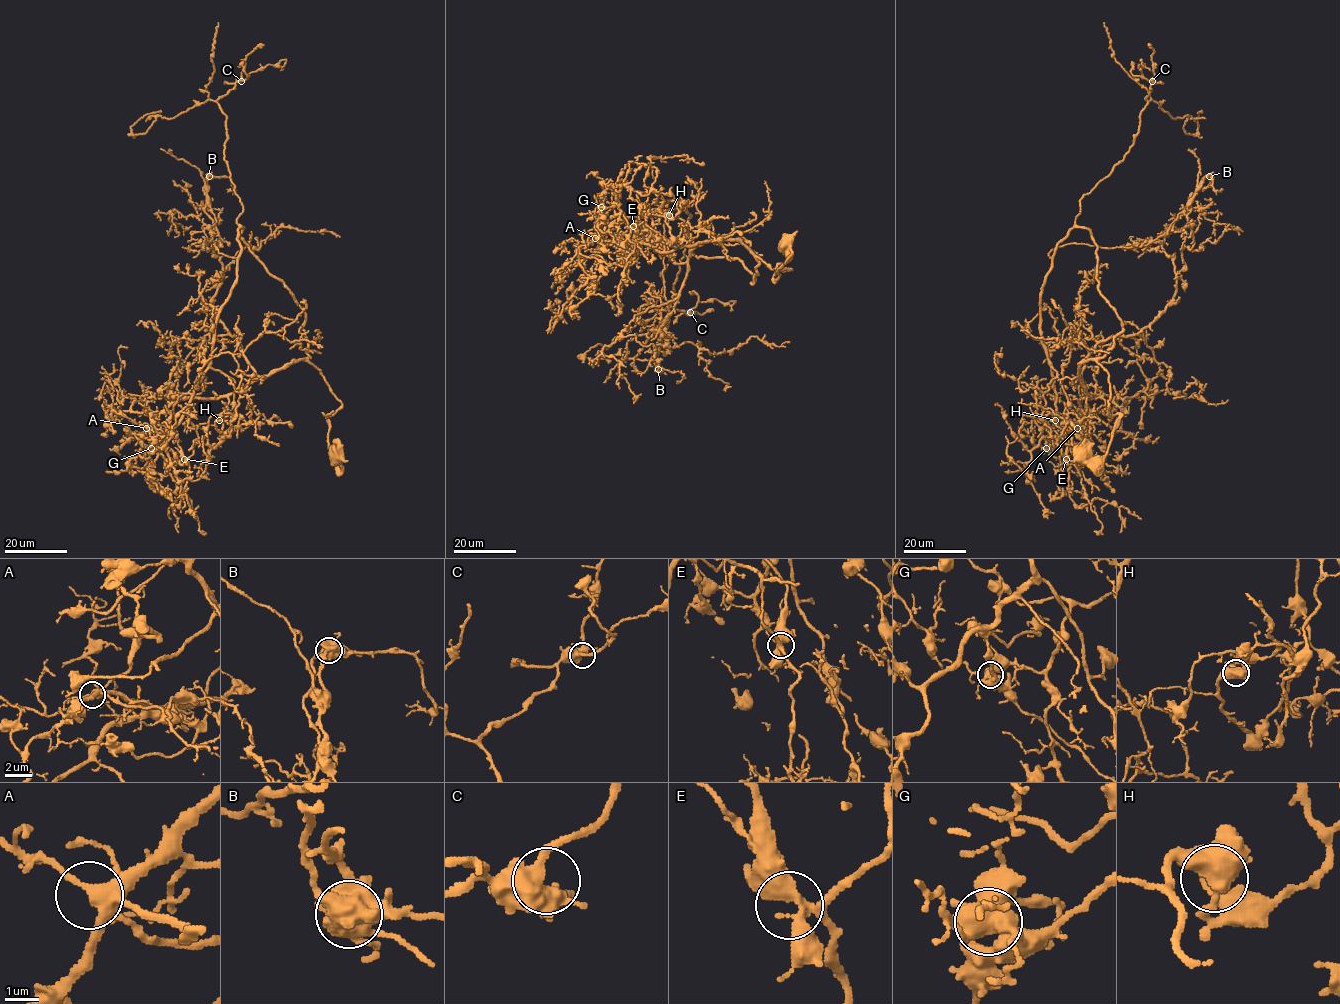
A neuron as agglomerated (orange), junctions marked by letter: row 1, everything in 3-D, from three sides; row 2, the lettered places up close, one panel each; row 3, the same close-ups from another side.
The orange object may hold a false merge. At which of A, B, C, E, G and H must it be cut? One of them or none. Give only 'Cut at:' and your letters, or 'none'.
Cut at: none

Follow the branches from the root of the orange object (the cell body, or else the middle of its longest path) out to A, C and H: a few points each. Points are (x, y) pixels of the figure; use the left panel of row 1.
A: (336, 454), (324, 414), (341, 403), (321, 372), (302, 360), (217, 398), (175, 401), (146, 428)
C: (336, 454), (324, 414), (341, 403), (307, 360), (304, 310), (236, 222), (242, 204), (217, 100), (241, 81)
H: (336, 454), (324, 414), (341, 403), (307, 360), (234, 391), (222, 416), (224, 435), (216, 428), (219, 420)

